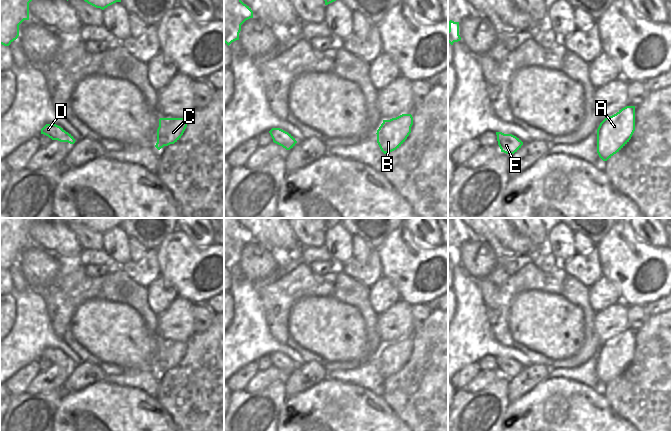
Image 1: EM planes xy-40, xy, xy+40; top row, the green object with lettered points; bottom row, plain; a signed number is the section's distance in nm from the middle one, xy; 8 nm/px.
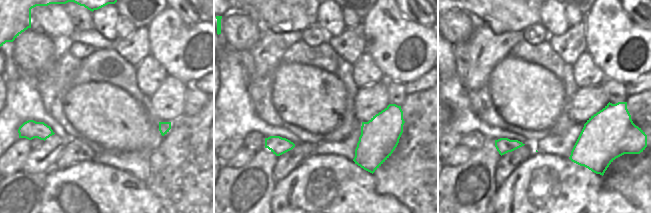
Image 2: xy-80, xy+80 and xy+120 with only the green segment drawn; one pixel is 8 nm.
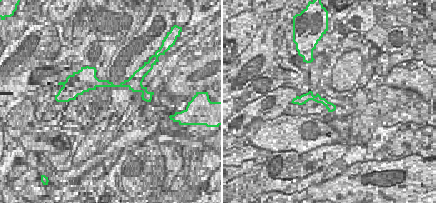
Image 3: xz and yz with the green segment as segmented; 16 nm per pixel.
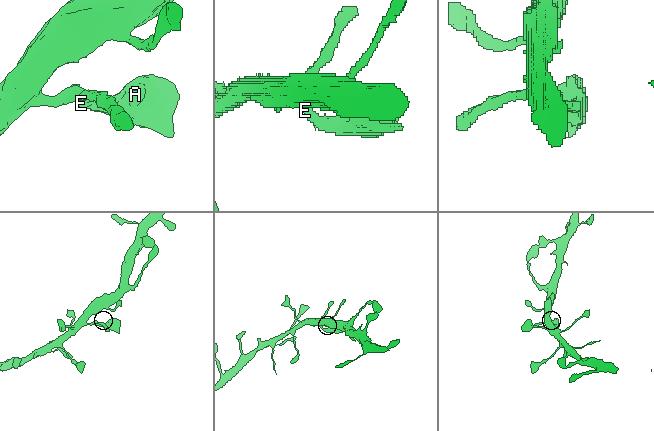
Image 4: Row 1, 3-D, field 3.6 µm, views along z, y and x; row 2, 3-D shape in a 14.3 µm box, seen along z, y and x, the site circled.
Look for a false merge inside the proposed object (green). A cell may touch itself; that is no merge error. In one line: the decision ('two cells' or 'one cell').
one cell

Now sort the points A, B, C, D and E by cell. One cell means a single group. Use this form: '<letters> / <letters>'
A B C D E

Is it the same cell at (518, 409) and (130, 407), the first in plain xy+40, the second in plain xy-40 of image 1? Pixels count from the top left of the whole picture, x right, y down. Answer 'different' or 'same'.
same

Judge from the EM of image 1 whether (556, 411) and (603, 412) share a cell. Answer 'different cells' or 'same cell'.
same cell

